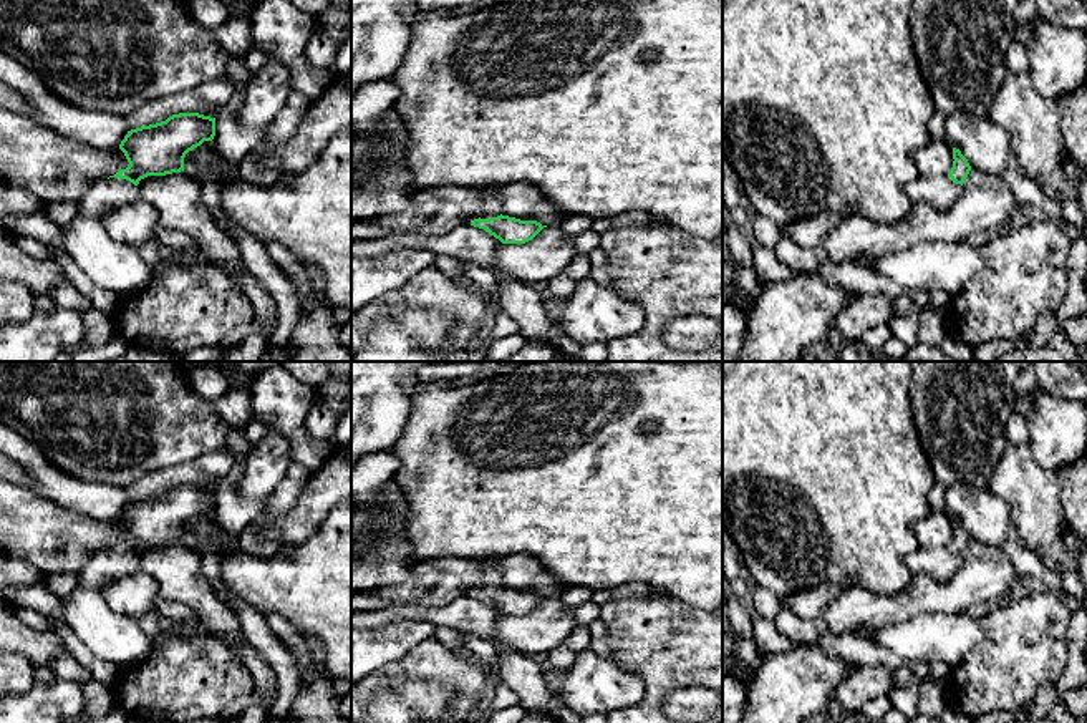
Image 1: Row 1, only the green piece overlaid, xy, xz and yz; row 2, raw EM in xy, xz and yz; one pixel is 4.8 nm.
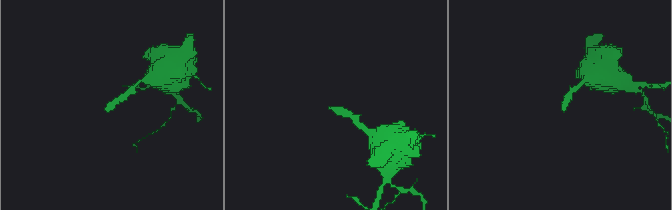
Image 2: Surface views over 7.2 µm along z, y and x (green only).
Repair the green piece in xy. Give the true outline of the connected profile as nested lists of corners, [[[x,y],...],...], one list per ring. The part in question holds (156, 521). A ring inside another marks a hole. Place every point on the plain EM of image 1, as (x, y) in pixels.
[[[199,484],[172,486],[128,502],[119,521],[129,537],[98,552],[80,572],[78,587],[103,590],[109,582],[139,570],[141,551],[184,542],[186,526],[214,507],[215,489]]]

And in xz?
[[[484,556],[476,559],[486,572],[486,580],[471,597],[484,600],[502,615],[525,615],[532,612],[544,599],[537,592],[520,592],[500,584],[500,570],[497,567],[499,556]]]

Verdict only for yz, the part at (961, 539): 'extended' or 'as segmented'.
extended

